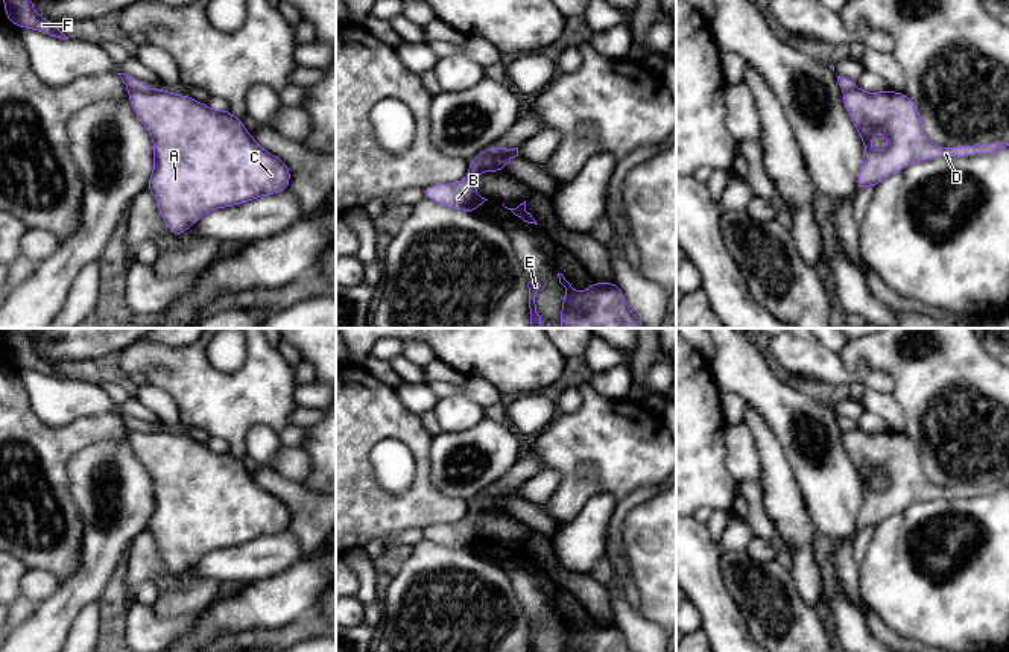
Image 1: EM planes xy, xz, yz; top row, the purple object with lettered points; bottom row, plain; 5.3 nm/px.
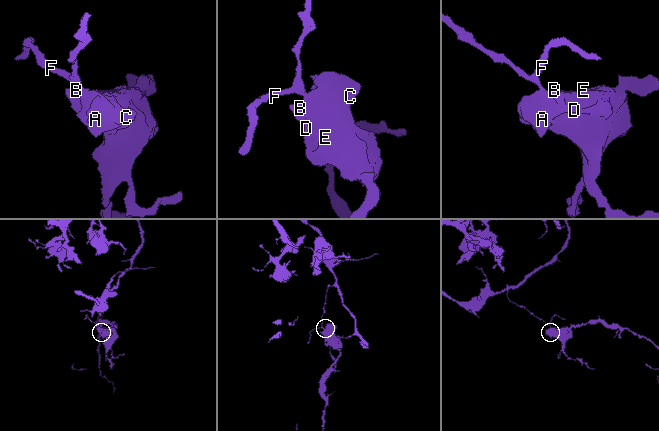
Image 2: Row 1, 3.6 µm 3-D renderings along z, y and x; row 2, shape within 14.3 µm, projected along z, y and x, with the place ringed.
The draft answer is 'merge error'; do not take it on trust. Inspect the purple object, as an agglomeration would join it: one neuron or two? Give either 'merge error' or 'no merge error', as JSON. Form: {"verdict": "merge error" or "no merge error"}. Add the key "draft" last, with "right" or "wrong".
{"verdict": "merge error", "draft": "right"}

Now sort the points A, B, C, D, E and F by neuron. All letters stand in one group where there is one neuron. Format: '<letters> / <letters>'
A B C D E / F

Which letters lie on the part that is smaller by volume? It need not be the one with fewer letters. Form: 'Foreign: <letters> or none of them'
Foreign: A, B, C, D, E

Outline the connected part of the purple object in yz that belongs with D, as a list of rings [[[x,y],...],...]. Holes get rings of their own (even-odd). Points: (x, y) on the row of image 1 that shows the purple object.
[[[856,87],[845,91],[842,100],[863,141],[857,190],[877,187],[889,175],[918,161],[995,154],[1009,146],[1001,141],[954,147],[933,144],[924,134],[918,106],[904,93],[866,93]],[[878,129],[889,138],[889,146],[883,152],[871,149]]]

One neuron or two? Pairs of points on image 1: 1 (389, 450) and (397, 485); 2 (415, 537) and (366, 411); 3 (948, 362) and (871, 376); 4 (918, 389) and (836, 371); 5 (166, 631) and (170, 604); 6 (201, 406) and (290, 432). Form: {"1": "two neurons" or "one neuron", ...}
{"1": "one neuron", "2": "two neurons", "3": "two neurons", "4": "two neurons", "5": "two neurons", "6": "two neurons"}

